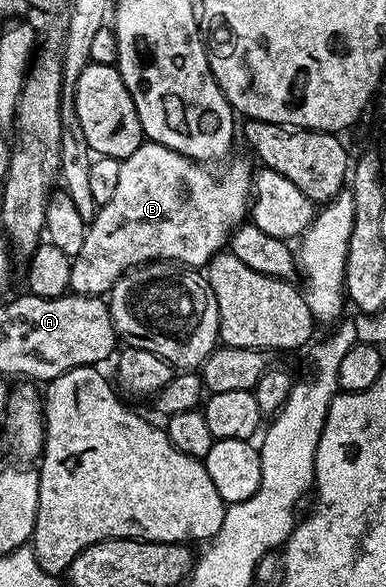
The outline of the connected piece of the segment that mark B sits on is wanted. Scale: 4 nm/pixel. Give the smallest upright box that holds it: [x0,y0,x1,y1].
[70,141,252,297]

